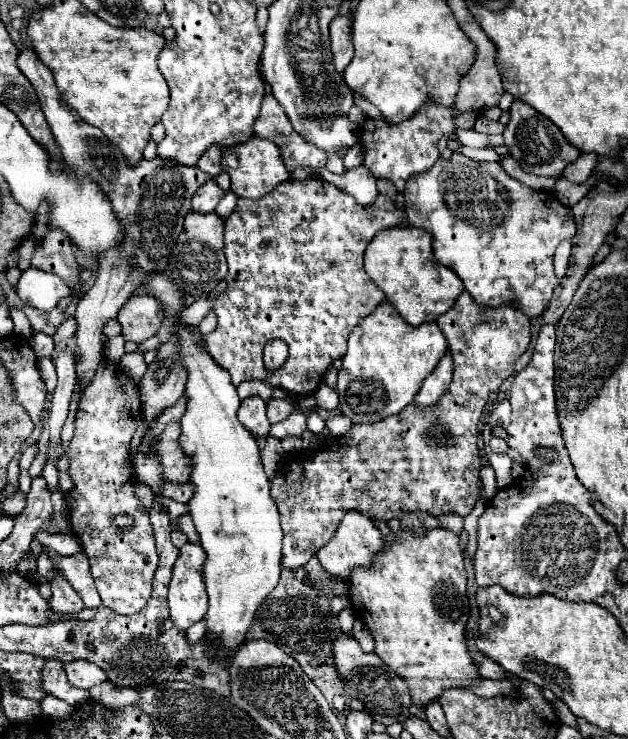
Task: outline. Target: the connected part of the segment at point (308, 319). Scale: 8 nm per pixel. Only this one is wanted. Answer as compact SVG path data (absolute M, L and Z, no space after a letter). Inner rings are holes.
M322 178L282 182L258 200L240 198L234 212L226 218L224 228L228 292L216 298L214 314L218 326L204 338L210 356L228 370L232 384L238 386L244 380L262 380L294 396L314 394L326 368L336 358L344 356L352 328L384 300L384 292L364 272L364 250L380 230L396 226L402 216L404 212L384 196L378 196L370 206L360 206L346 192ZM274 338L288 344L288 360L278 370L266 370L262 350L264 344Z

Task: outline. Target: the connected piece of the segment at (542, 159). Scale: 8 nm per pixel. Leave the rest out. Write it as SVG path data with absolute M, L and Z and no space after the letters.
M514 100L510 108L510 122L504 130L504 144L510 150L510 156L516 158L524 172L536 174L536 176L560 176L568 164L578 160L580 150L572 148L572 144L564 138L560 128L552 124L546 116L542 116L538 110L528 106L526 102Z

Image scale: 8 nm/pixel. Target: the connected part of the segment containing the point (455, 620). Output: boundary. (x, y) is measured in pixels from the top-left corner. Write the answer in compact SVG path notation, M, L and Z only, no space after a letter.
M400 526L398 530L390 530L390 534L392 540L384 542L382 552L378 552L368 568L350 570L348 594L354 614L366 622L376 638L374 652L392 672L406 680L414 704L428 704L446 688L466 688L470 680L478 678L478 668L464 644L468 620L464 554L460 550L458 534L446 528L432 528L430 532L422 532L422 536L414 536L414 532Z

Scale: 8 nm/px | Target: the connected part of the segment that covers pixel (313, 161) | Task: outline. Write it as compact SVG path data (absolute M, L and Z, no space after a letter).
M272 94L264 96L260 116L254 122L254 134L258 138L272 140L280 148L284 166L290 172L300 166L312 166L312 170L320 170L326 164L326 152L322 152L322 148L314 148L314 144L302 140L302 136L294 132L286 112L282 112L282 106Z

